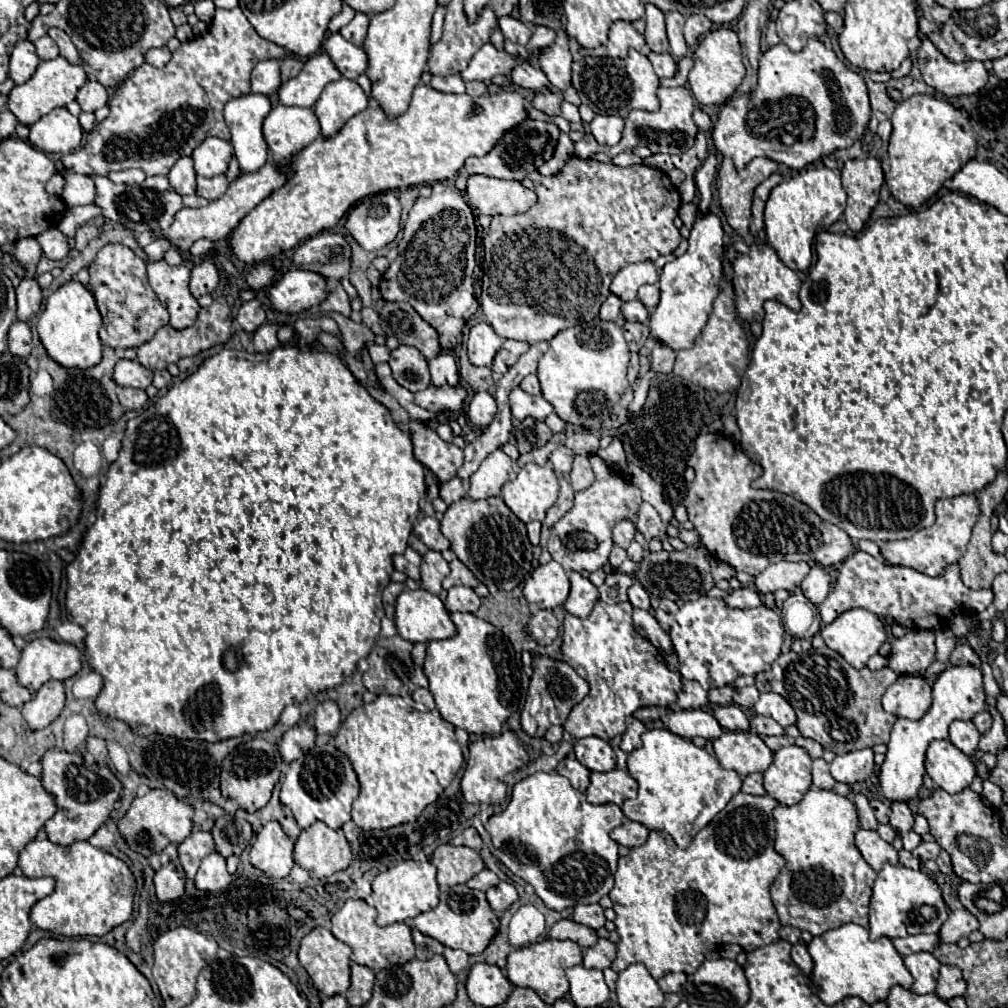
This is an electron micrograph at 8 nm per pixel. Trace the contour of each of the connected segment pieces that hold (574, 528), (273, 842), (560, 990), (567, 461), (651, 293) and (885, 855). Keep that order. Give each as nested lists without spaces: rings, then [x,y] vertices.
[[[590,456],[592,470],[596,474],[594,484],[590,484],[586,490],[576,492],[574,506],[554,524],[552,538],[548,552],[556,562],[560,562],[566,570],[576,572],[594,572],[602,568],[608,562],[610,550],[612,550],[612,528],[620,520],[638,522],[638,506],[642,502],[640,488],[634,486],[626,476],[612,470],[600,456]]]
[[[272,820],[264,824],[254,840],[250,864],[270,878],[284,878],[294,866],[293,851],[294,842],[284,834],[280,824]]]
[[[546,938],[542,942],[512,950],[508,956],[506,976],[514,986],[532,988],[534,992],[538,992],[538,996],[542,996],[542,1000],[546,1000],[546,1004],[554,1004],[558,998],[564,998],[568,992],[566,970],[578,964],[582,964],[582,948],[576,942]]]
[[[558,446],[552,454],[550,454],[550,462],[552,462],[552,468],[558,472],[558,474],[568,474],[570,468],[572,468],[572,462],[574,462],[574,452],[566,446]]]
[[[646,284],[646,286],[642,286],[642,288],[638,290],[638,300],[648,308],[650,314],[652,314],[654,308],[658,306],[658,296],[660,296],[660,290],[658,290],[658,286],[654,286],[654,284]]]
[[[860,828],[856,832],[856,848],[864,856],[864,860],[878,872],[884,862],[888,864],[898,864],[898,852],[894,850],[892,844],[882,840],[878,832],[874,830],[864,830]]]

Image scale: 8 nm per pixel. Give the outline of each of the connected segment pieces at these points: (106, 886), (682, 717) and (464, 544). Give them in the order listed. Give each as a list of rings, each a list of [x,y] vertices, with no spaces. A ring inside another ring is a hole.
[[[32,840],[20,852],[18,866],[28,878],[50,876],[56,880],[54,894],[38,900],[30,910],[30,920],[40,930],[62,936],[104,936],[132,916],[136,880],[130,868],[88,842],[58,846],[50,840]]]
[[[674,708],[670,712],[670,716],[664,716],[662,722],[666,724],[666,728],[678,736],[686,736],[686,738],[694,738],[694,736],[702,736],[702,738],[718,738],[724,730],[718,724],[718,720],[706,712],[706,710],[682,710],[682,708]]]
[[[498,496],[486,500],[462,498],[450,504],[440,522],[440,530],[450,540],[450,548],[460,562],[464,562],[488,588],[512,590],[532,572],[532,544],[526,536],[526,524],[520,522]]]

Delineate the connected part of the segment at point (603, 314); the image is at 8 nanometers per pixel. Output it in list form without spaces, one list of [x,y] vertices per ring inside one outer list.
[[[610,294],[608,298],[606,298],[606,302],[602,304],[602,308],[600,308],[600,320],[616,320],[618,316],[620,316],[620,306],[622,306],[622,302],[618,300],[618,296],[614,296],[614,294]]]

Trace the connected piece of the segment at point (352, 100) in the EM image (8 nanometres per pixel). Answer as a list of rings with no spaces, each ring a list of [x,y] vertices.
[[[340,78],[336,82],[330,82],[316,106],[314,106],[314,114],[320,122],[322,128],[322,136],[324,138],[332,138],[340,132],[340,128],[358,112],[366,110],[368,106],[368,96],[364,94],[364,90],[348,78]]]

